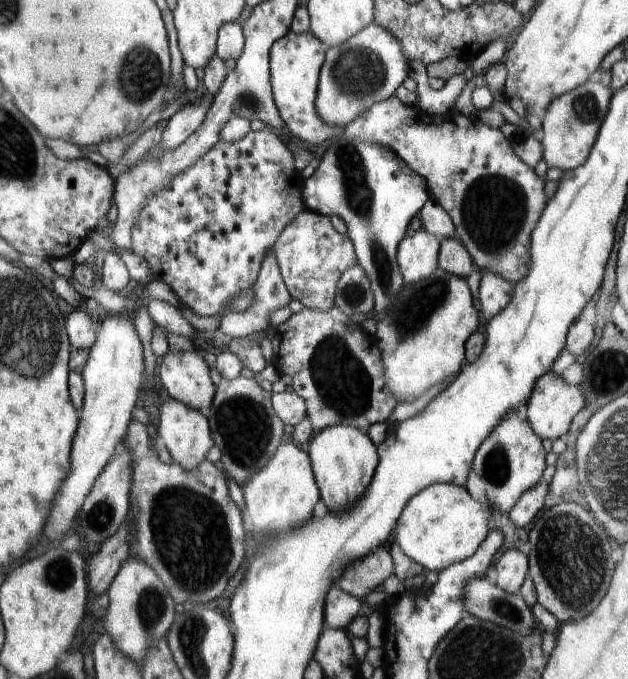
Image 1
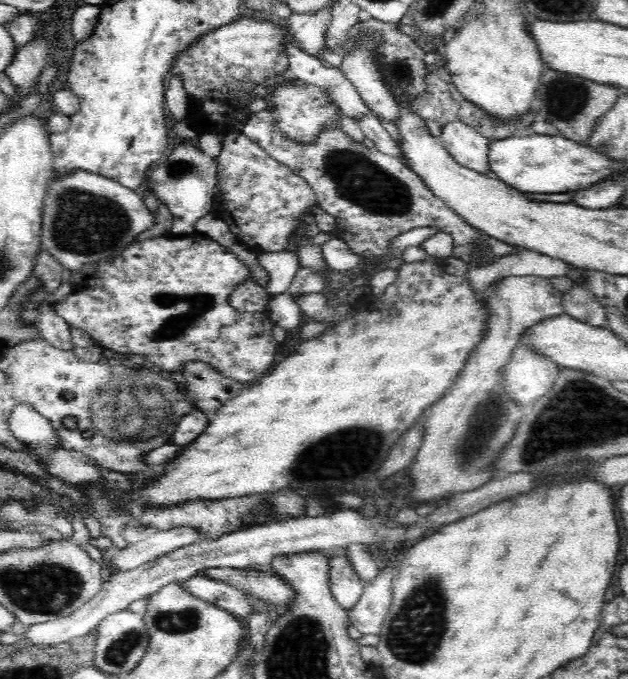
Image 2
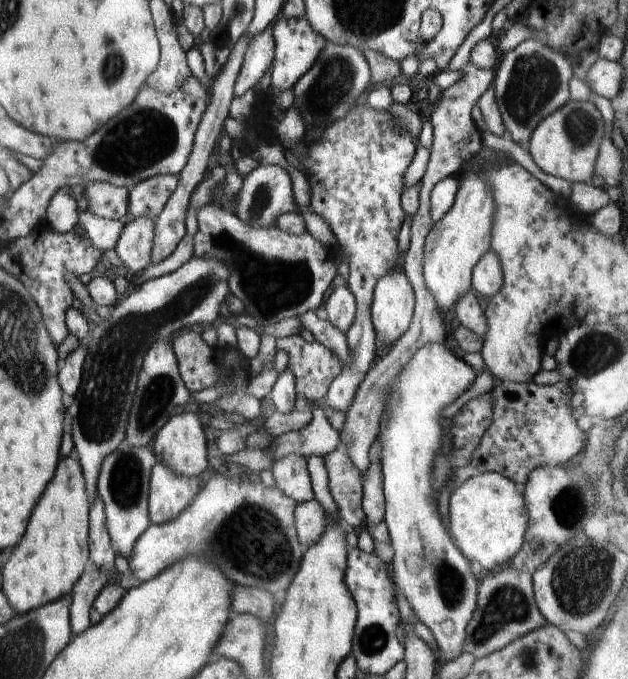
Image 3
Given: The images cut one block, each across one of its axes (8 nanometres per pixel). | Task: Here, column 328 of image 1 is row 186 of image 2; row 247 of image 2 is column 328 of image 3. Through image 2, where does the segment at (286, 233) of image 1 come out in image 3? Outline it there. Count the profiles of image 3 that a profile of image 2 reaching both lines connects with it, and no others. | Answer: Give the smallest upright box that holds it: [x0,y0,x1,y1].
[193,203,338,328]

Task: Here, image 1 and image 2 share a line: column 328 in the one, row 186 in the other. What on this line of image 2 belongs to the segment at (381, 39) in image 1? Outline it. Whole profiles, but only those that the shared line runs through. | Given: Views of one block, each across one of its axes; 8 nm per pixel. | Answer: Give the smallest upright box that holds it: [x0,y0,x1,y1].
[42,169,154,272]

